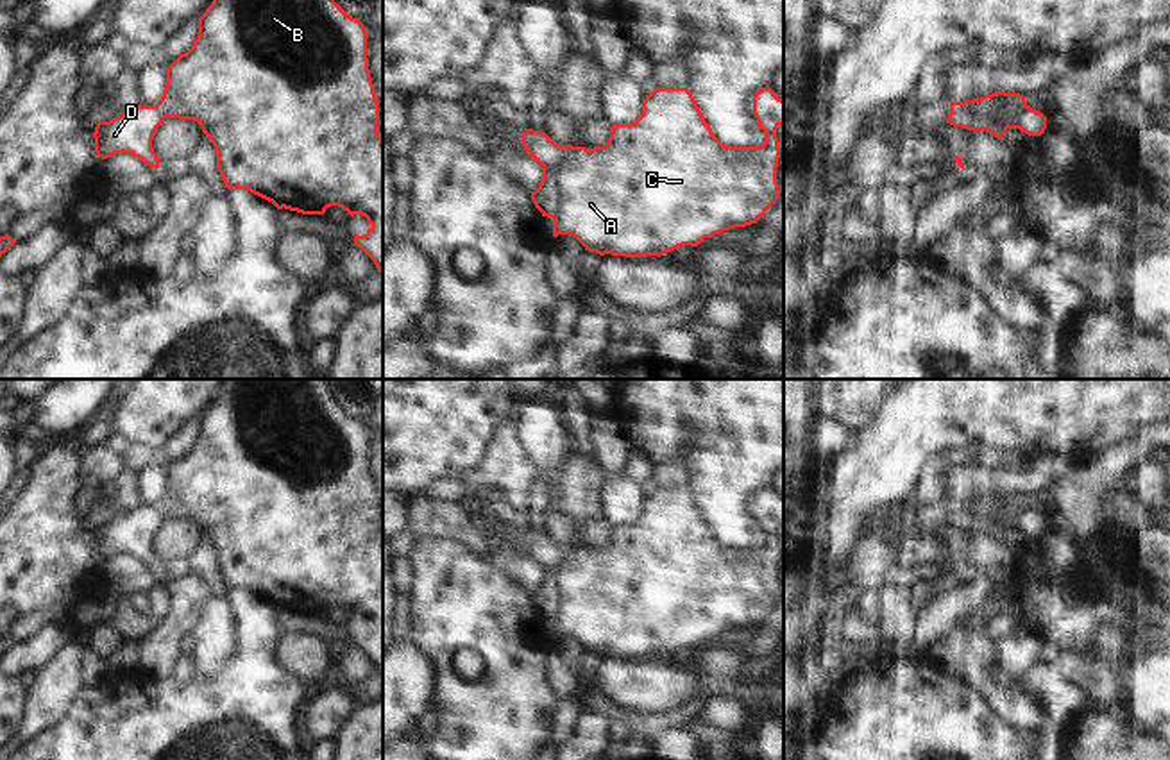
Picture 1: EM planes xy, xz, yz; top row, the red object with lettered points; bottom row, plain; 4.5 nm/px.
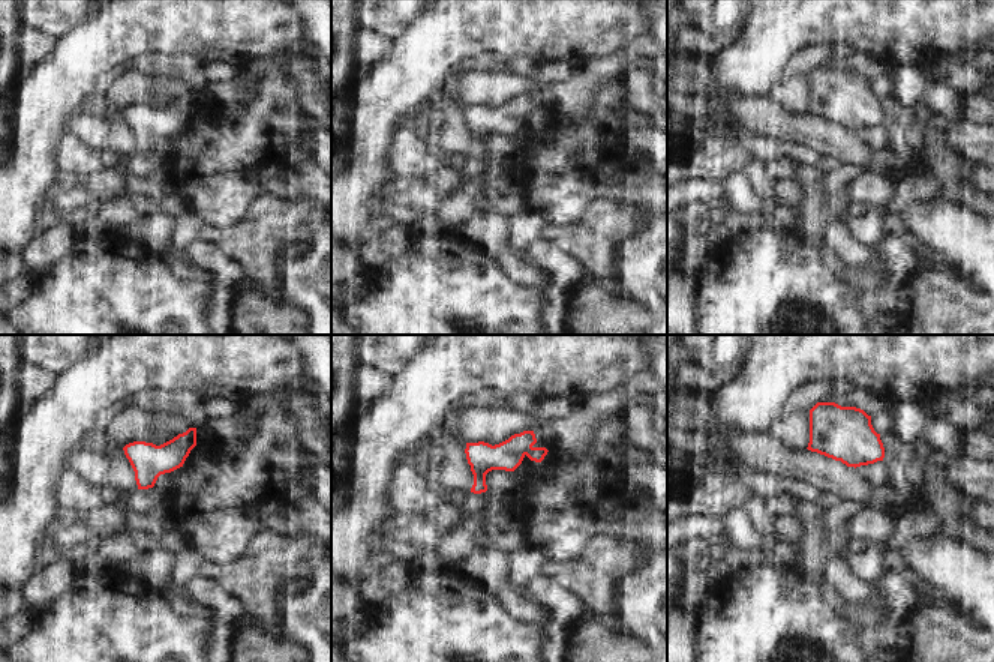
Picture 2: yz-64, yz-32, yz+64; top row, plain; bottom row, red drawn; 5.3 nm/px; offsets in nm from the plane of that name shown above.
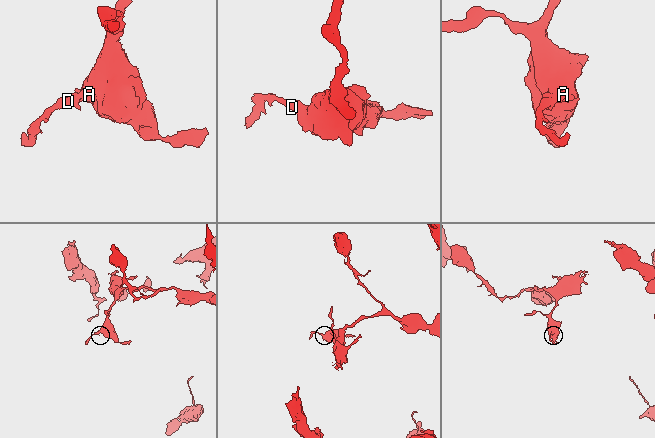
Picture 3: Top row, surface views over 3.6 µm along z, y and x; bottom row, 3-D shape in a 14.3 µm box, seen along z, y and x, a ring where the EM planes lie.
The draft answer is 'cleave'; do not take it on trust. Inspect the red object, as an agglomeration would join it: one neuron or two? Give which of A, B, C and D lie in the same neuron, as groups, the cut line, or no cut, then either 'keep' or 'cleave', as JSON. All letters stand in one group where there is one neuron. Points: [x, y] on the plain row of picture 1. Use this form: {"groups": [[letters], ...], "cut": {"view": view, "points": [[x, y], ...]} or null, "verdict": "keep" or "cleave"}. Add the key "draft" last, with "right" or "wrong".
{"groups": [["A", "B", "C"], ["D"]], "cut": {"view": "xz", "points": [[560, 546], [560, 564], [555, 573], [559, 610], [553, 619]]}, "verdict": "cleave", "draft": "right"}

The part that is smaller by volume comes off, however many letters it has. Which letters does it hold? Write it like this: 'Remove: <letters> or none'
Remove: D

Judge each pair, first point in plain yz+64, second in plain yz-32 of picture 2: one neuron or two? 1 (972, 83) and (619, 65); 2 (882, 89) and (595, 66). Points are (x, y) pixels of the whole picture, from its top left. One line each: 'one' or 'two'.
1: two
2: two

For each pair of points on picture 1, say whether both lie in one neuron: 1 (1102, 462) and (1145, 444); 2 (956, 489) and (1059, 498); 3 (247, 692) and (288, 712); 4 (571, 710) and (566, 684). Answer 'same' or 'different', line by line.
1: same
2: different
3: same
4: different

